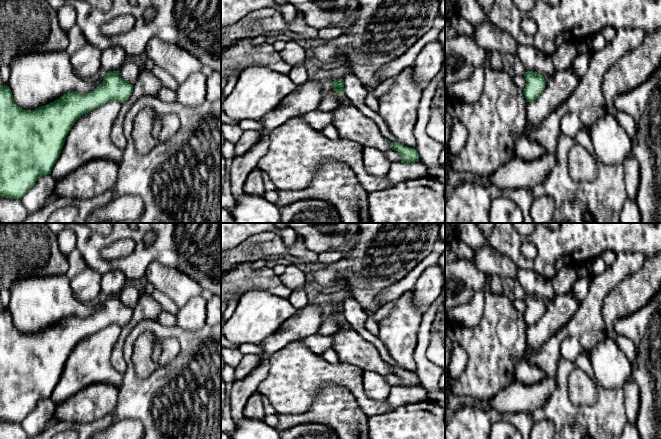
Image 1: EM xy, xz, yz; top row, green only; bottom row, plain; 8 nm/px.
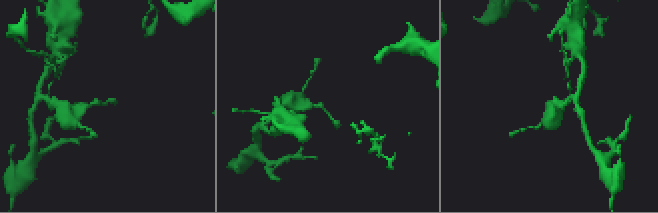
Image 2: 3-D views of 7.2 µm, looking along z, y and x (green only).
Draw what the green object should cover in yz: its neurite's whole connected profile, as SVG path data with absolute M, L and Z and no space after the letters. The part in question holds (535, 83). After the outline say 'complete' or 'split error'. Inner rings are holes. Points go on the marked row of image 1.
M527 71L524 75L526 86L523 89L527 103L536 100L545 88L546 80L543 75L537 72Z | complete

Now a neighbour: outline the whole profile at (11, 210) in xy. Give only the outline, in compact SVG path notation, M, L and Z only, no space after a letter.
M0 195L0 223L21 223L29 215L21 199Z

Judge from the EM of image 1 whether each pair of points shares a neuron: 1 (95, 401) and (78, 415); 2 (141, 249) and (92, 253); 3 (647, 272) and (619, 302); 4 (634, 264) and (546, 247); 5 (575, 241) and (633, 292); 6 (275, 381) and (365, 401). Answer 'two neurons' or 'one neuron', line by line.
1: one neuron
2: one neuron
3: one neuron
4: two neurons
5: two neurons
6: one neuron

